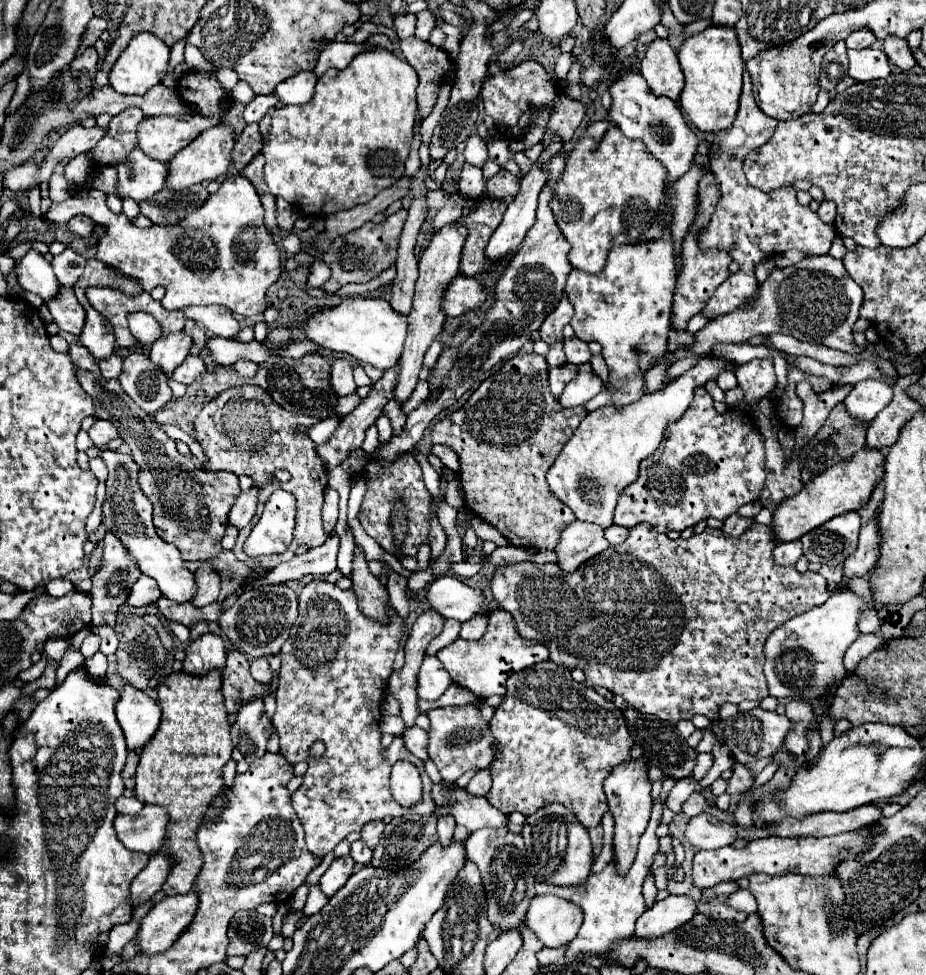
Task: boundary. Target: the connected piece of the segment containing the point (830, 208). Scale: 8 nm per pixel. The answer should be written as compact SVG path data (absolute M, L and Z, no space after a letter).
M822 201L822 203L820 203L820 209L818 209L818 215L824 219L824 223L834 225L834 217L836 217L836 205L834 205L832 201Z

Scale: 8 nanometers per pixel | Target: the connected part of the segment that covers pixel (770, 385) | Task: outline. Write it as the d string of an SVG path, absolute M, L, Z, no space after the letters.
M754 359L746 365L740 365L736 369L736 379L744 391L744 403L748 407L754 407L776 387L772 359Z

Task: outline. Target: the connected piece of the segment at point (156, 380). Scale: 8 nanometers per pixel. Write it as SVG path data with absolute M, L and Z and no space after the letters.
M134 351L124 359L118 381L122 383L122 389L138 403L138 407L150 415L172 399L172 391L166 383L168 377L164 377L164 373L160 373L140 351Z

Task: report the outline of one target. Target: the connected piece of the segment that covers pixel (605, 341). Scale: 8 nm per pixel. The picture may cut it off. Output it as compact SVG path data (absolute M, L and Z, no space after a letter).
M670 209L666 213L666 229L660 241L650 241L648 245L622 245L612 249L608 255L606 267L598 275L588 275L584 271L572 269L566 281L566 295L574 305L574 317L570 325L574 333L582 341L598 341L602 345L602 357L610 369L608 387L616 389L612 405L628 405L642 397L644 393L644 371L652 365L652 361L660 359L668 345L668 329L672 315L672 295L676 287L674 273L674 257L672 257L672 241L670 241Z

